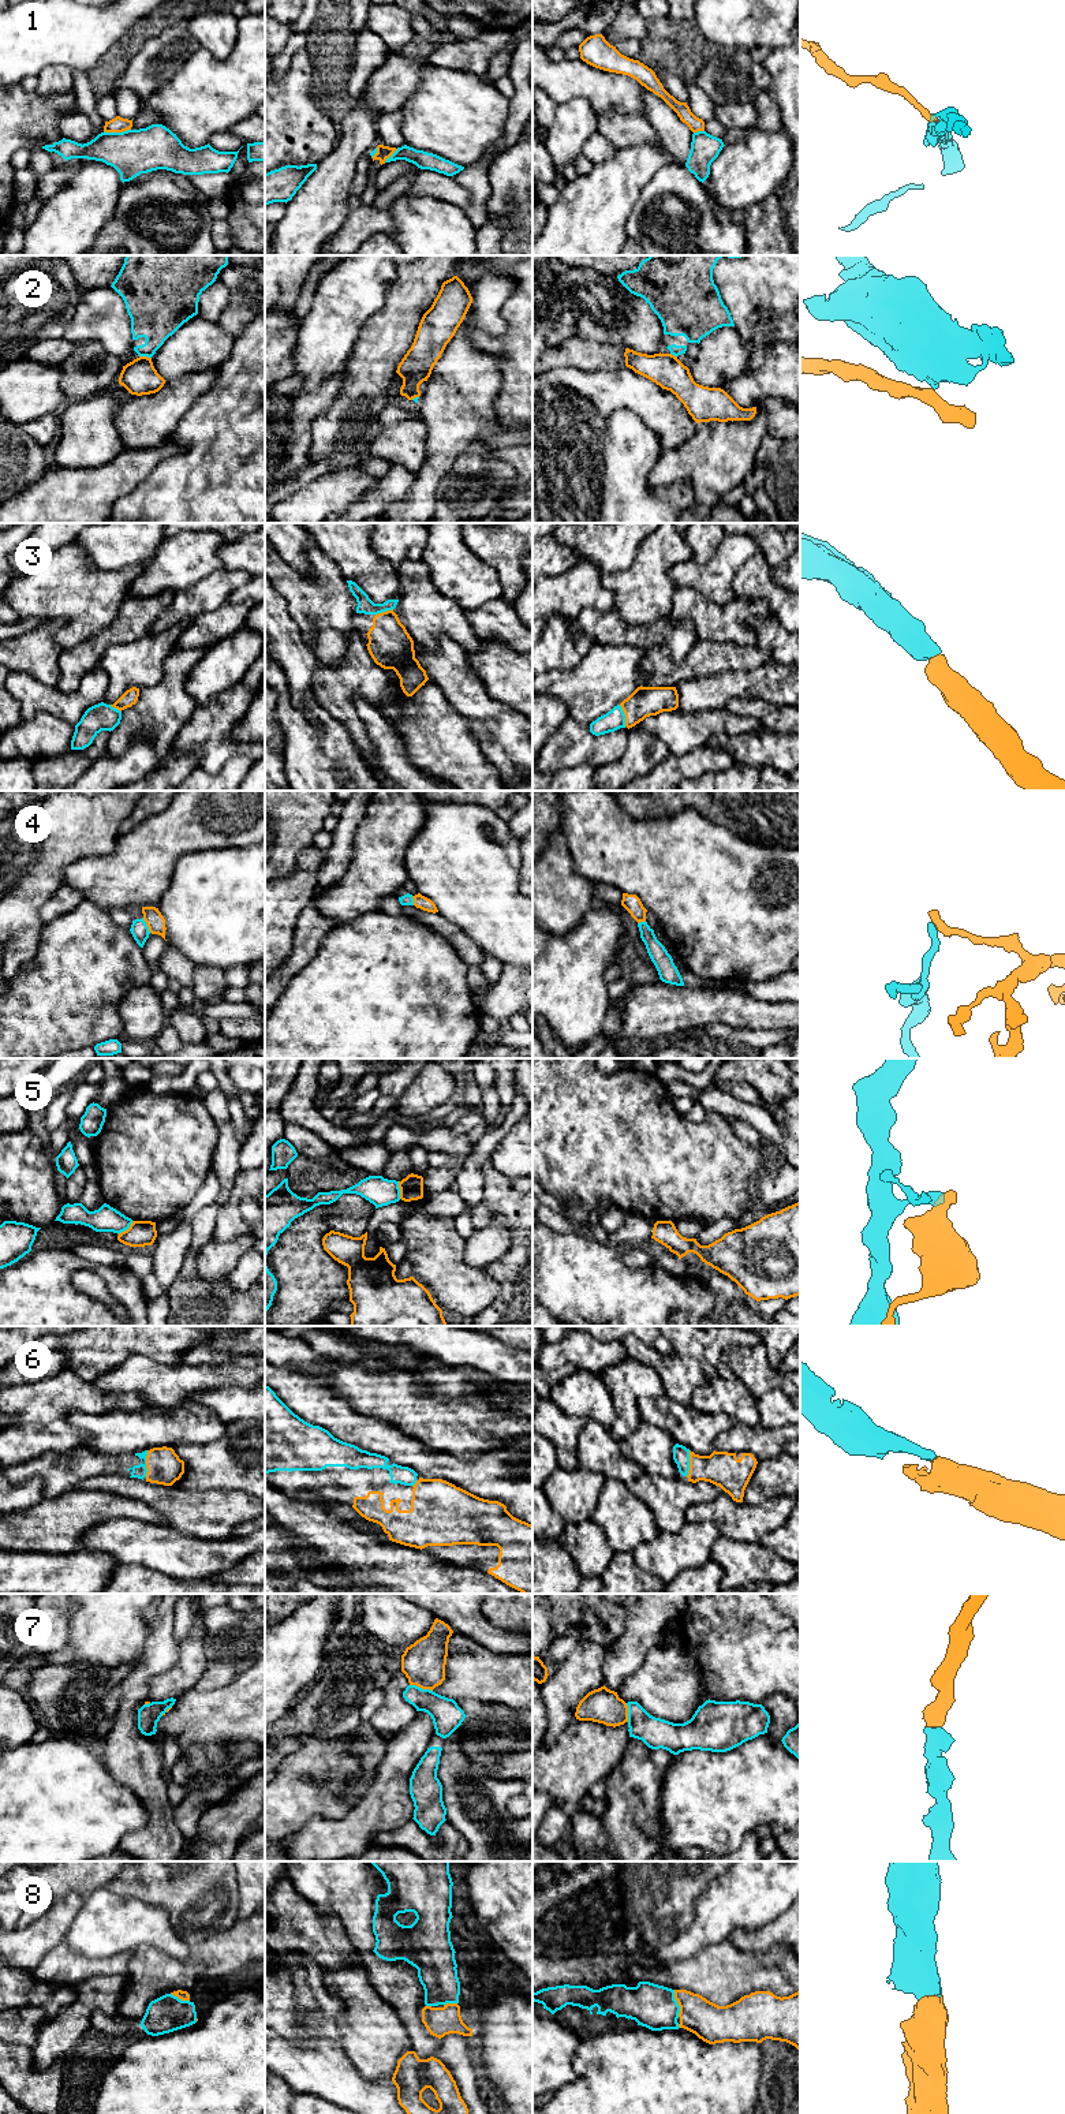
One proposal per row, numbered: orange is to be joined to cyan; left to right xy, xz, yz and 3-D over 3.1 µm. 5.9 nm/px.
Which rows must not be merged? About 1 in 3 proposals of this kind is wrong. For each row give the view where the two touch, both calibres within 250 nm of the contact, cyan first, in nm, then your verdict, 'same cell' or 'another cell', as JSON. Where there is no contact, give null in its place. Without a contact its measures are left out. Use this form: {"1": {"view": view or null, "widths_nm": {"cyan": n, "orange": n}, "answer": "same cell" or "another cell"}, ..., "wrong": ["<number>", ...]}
{"1": {"view": "xy", "widths_nm": {"cyan": 260, "orange": 90}, "answer": "another cell"}, "2": {"view": "xy", "widths_nm": {"cyan": 300, "orange": 200}, "answer": "another cell"}, "3": {"view": "yz", "widths_nm": {"cyan": 120, "orange": 180}, "answer": "same cell"}, "4": {"view": "xy", "widths_nm": {"cyan": 110, "orange": 110}, "answer": "another cell"}, "5": {"view": "xy", "widths_nm": {"cyan": 150, "orange": 150}, "answer": "another cell"}, "6": {"view": "xy", "widths_nm": {"cyan": 80, "orange": 200}, "answer": "same cell"}, "7": {"view": "xz", "widths_nm": {"cyan": 180, "orange": 260}, "answer": "same cell"}, "8": {"view": "yz", "widths_nm": {"cyan": 260, "orange": 220}, "answer": "same cell"}, "wrong": ["1", "2", "4", "5"]}

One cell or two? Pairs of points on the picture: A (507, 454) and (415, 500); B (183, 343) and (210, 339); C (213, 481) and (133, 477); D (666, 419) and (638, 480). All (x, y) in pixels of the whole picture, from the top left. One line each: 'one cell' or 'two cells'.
A: two cells
B: one cell
C: two cells
D: two cells

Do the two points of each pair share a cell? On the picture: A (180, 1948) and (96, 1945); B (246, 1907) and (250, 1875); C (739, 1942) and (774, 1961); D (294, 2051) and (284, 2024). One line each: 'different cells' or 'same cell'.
A: same cell
B: same cell
C: different cells
D: different cells

